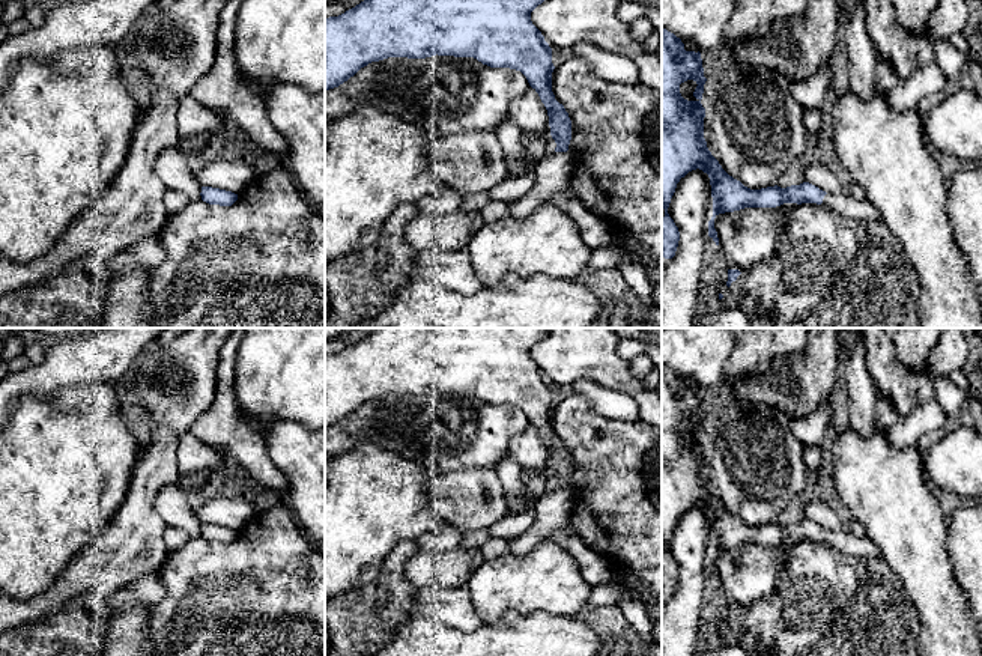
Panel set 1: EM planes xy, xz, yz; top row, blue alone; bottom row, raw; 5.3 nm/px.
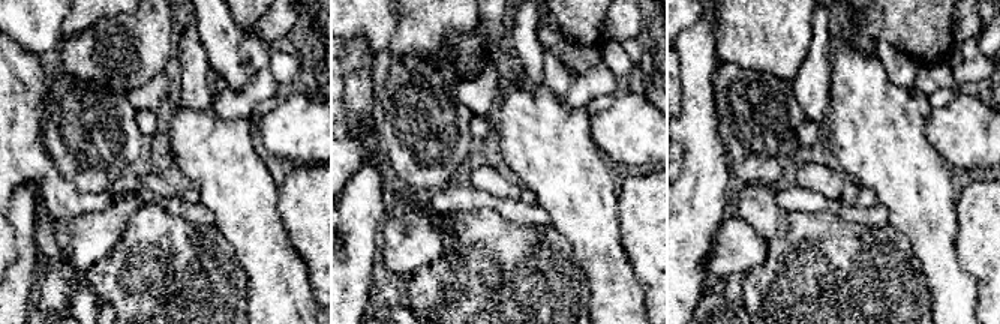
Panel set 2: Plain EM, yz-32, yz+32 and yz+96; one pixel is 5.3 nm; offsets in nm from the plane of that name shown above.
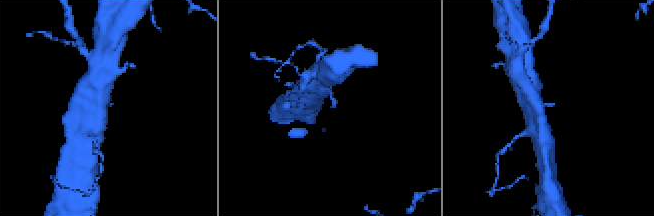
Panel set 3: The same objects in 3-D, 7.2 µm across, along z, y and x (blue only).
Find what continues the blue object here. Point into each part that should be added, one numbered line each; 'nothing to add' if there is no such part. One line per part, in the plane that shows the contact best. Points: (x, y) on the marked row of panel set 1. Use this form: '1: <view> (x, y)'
1: xz (554, 169)

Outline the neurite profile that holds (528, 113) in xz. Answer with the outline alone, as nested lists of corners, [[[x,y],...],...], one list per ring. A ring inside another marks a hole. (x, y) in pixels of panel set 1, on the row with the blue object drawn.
[[[531,86],[522,96],[511,101],[507,119],[529,135],[541,134],[549,123],[547,110]]]

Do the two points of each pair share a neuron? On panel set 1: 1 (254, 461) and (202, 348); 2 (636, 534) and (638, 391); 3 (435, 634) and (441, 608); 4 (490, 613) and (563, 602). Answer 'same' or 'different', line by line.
1: different
2: different
3: different
4: same

